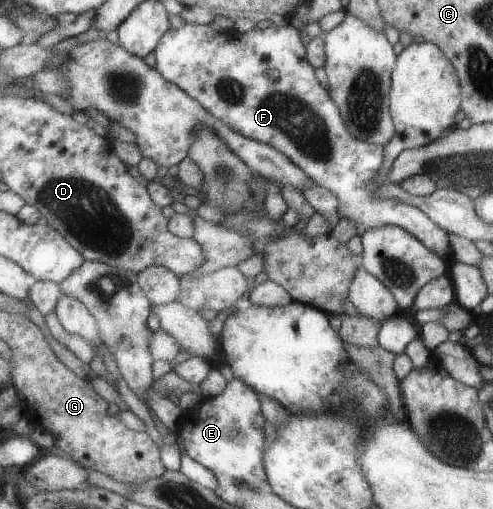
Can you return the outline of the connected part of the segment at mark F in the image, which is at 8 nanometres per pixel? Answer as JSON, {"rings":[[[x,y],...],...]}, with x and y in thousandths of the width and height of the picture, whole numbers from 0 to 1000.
{"rings":[[[373,43],[367,55],[343,55],[325,71],[312,94],[312,118],[320,145],[337,161],[377,181],[381,191],[402,200],[426,228],[442,232],[442,238],[467,255],[556,291],[604,326],[633,354],[635,363],[667,373],[682,389],[686,426],[702,428],[714,444],[722,444],[726,462],[767,444],[807,444],[892,507],[905,507],[913,499],[907,460],[866,428],[864,420],[811,393],[763,385],[767,369],[775,365],[755,356],[775,320],[779,287],[724,275],[702,255],[677,200],[665,181],[649,169],[649,161],[637,149],[637,136],[621,118],[606,59],[592,49],[582,45],[580,51],[562,53],[546,47],[533,59],[515,57],[487,71],[473,61],[446,67],[422,49]]]}

